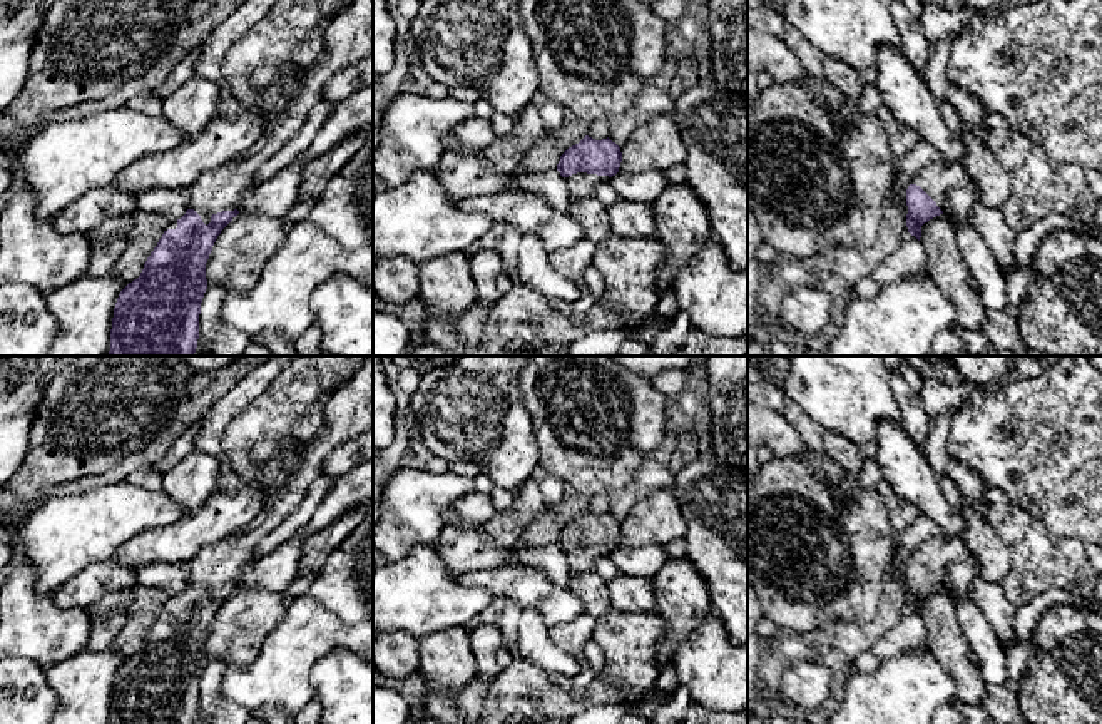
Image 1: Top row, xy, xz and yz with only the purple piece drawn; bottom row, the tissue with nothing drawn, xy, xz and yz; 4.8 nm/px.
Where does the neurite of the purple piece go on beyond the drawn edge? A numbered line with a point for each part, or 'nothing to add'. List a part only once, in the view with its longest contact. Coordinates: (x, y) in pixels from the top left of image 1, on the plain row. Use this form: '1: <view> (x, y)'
1: xy (348, 412)

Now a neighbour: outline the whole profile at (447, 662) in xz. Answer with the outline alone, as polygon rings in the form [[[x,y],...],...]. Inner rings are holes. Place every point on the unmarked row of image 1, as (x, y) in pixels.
[[[450,627],[420,639],[420,665],[428,689],[440,699],[460,699],[475,677],[470,629]]]

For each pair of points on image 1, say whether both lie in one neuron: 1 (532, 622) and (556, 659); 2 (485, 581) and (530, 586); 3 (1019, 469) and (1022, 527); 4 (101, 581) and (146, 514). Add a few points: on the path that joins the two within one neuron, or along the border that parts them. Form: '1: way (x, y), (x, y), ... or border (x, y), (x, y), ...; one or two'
1: way (532, 631), (534, 637), (547, 651); one
2: way (497, 581), (519, 582); one
3: border (1009, 502), (1024, 509), (1050, 532); two
4: border (111, 559), (89, 564), (74, 576); two

